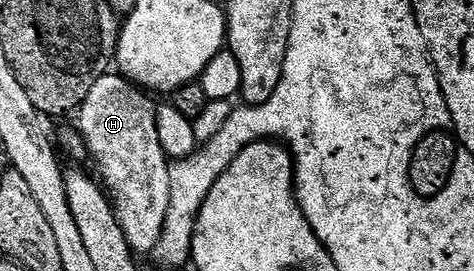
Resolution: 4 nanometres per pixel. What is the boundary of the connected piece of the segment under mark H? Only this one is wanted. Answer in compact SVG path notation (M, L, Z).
M107 74L98 79L92 90L88 90L88 98L84 98L76 113L76 127L86 142L86 151L92 160L94 156L102 171L101 183L112 193L114 213L128 238L130 249L136 254L153 253L156 242L160 242L162 237L164 218L168 218L170 205L171 161L160 146L160 133L156 128L158 108L145 95L149 96L137 83L127 80L125 75Z

